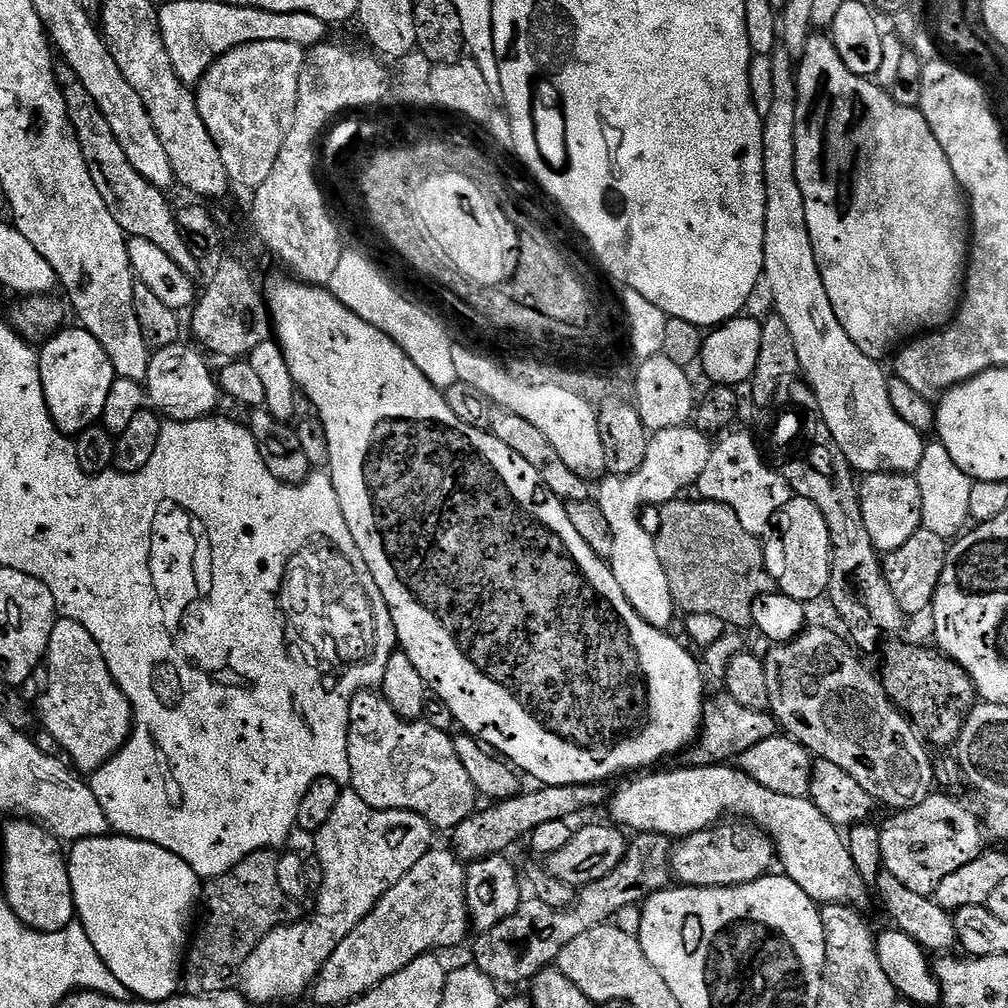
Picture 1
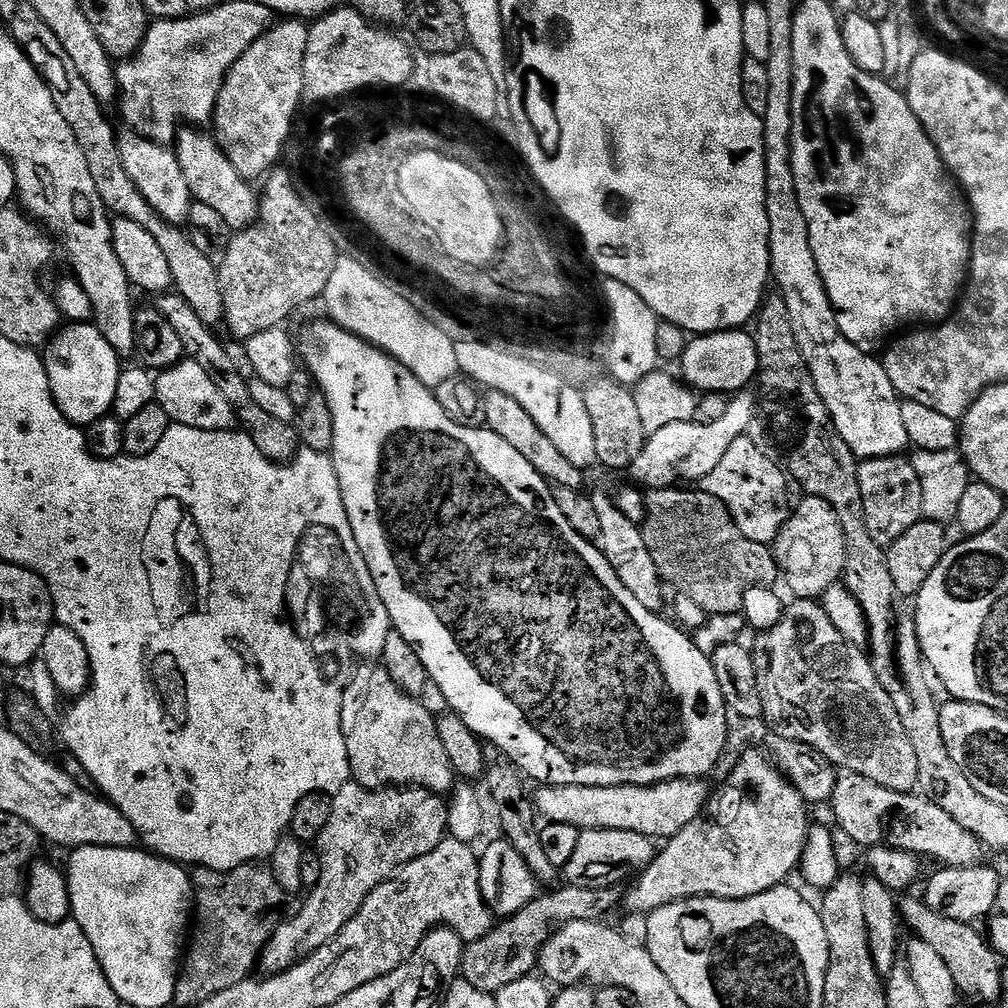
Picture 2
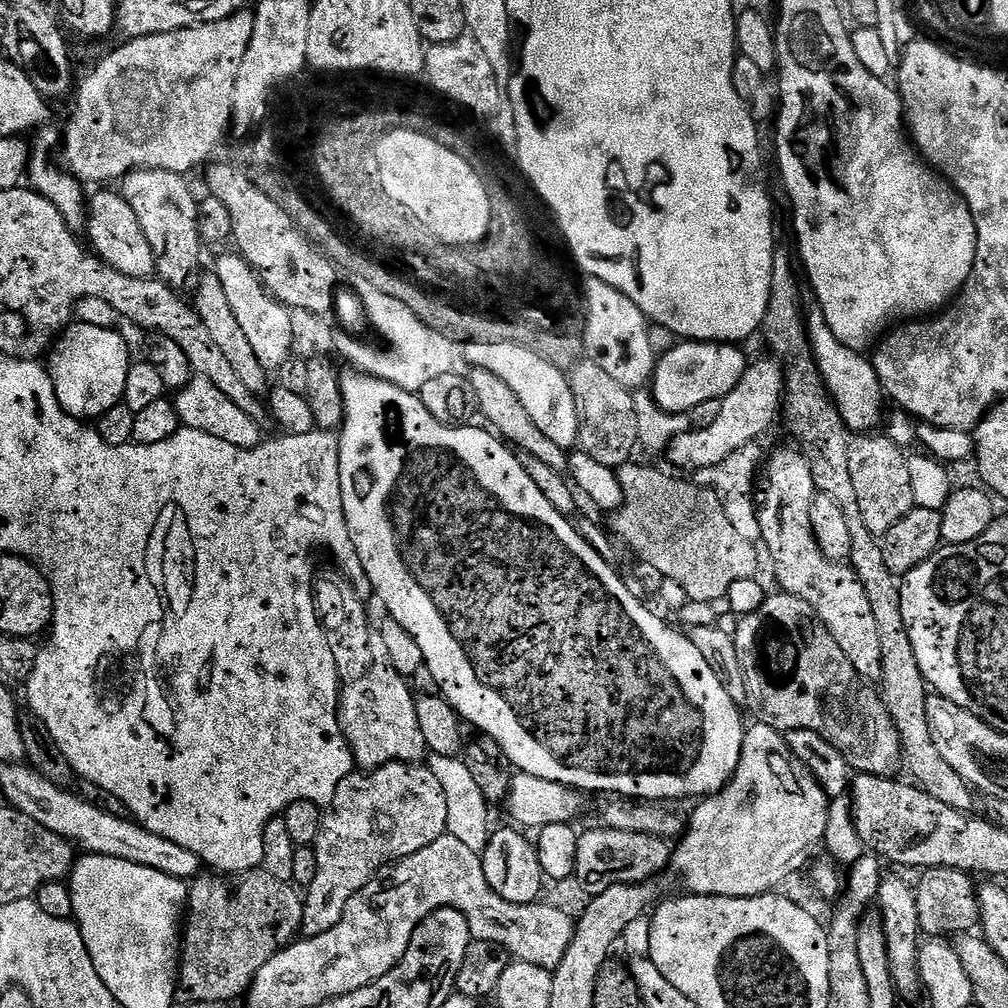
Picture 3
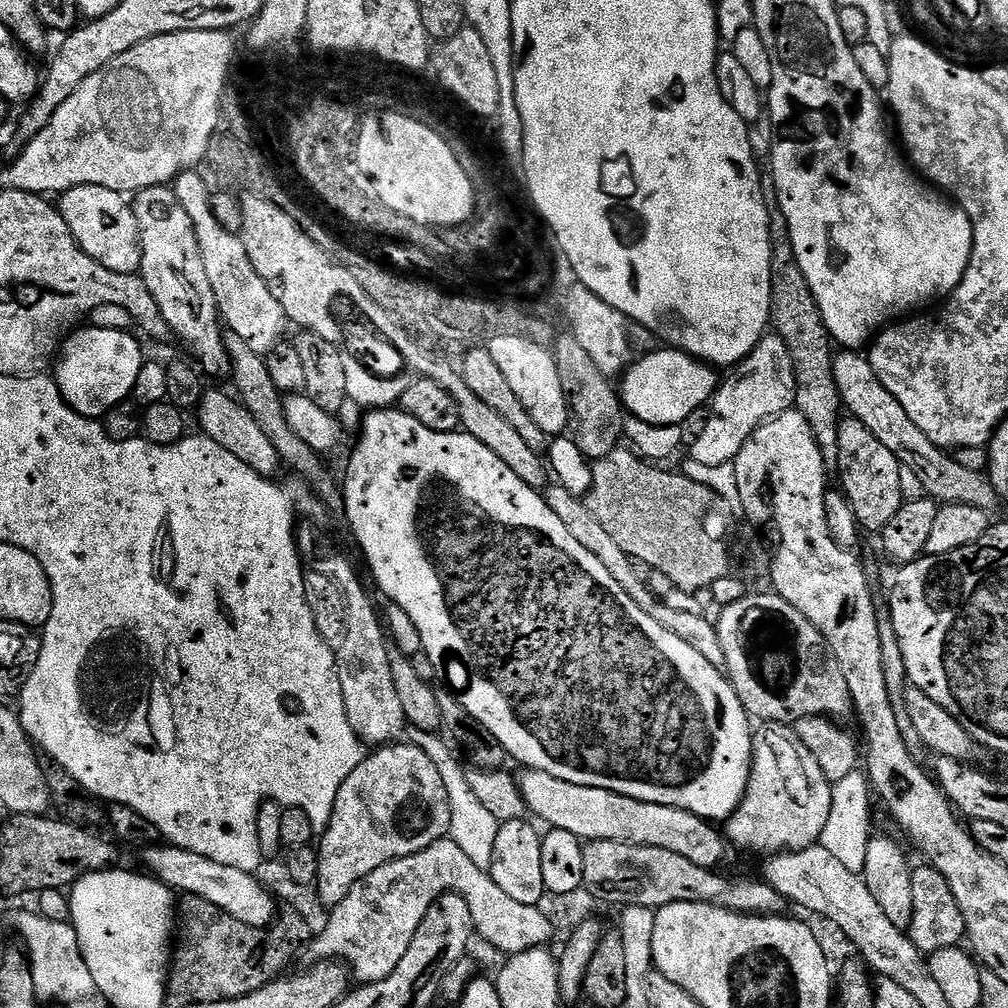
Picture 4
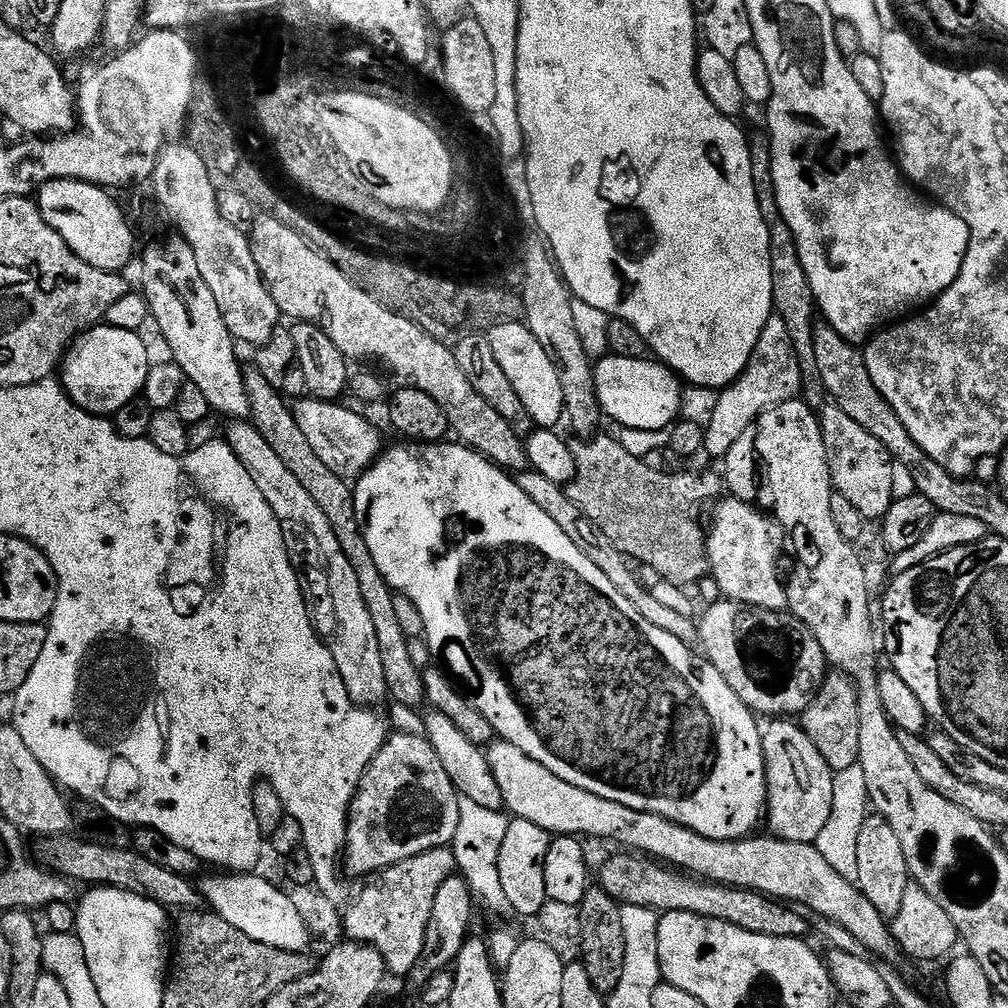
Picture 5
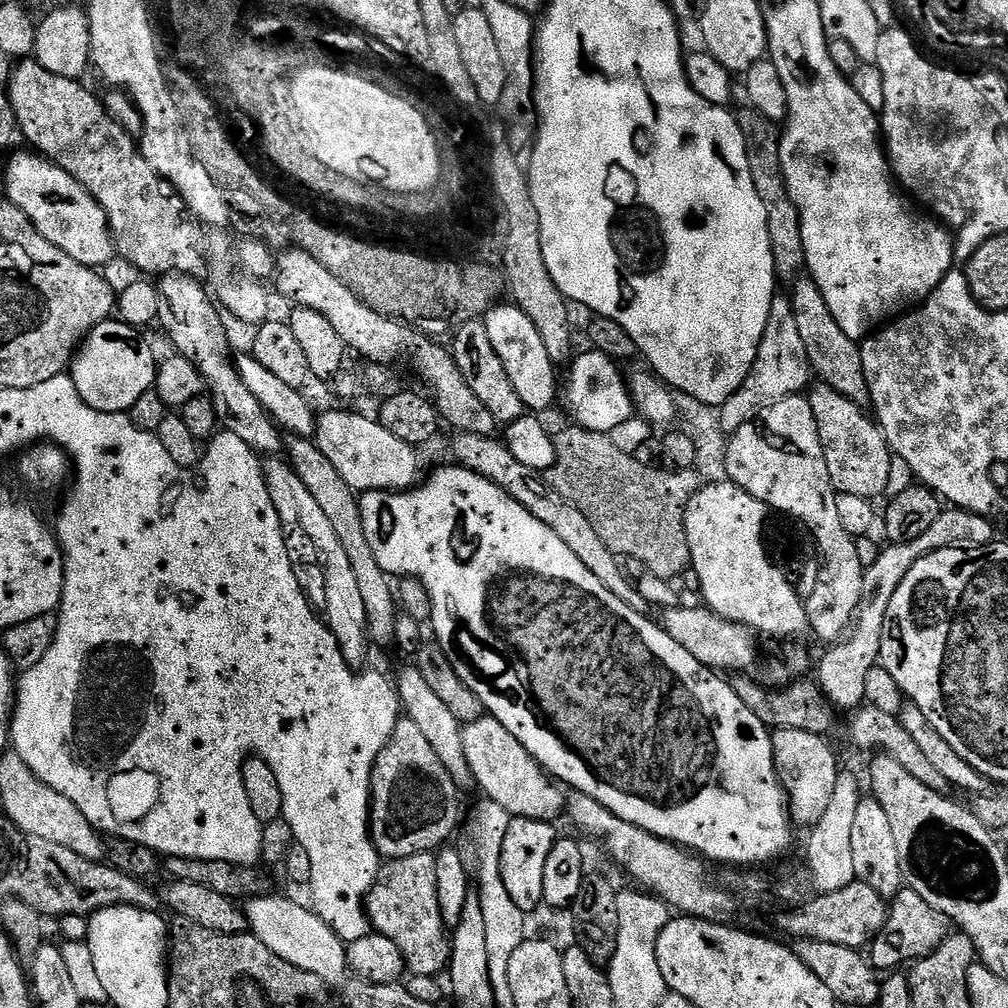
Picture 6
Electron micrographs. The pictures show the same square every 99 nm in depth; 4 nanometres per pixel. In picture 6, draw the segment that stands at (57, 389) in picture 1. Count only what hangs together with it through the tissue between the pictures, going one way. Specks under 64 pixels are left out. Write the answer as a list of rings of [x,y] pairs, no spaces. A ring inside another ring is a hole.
[[[109,318],[85,336],[84,343],[76,349],[70,365],[70,375],[82,402],[99,412],[127,413],[142,398],[142,394],[153,391],[156,382],[158,356],[152,353],[152,348],[143,340],[141,329],[132,328],[119,318]]]

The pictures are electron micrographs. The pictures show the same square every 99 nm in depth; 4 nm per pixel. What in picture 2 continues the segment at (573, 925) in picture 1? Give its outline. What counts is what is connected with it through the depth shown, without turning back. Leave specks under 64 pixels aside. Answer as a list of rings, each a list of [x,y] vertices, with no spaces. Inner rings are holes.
[[[569,884],[561,886],[547,891],[550,892],[548,894],[537,895],[518,914],[503,919],[484,937],[467,945],[461,956],[461,977],[475,989],[495,995],[503,986],[520,981],[537,969],[539,952],[554,927],[574,921],[601,921],[622,900],[621,891],[616,888],[580,888]]]

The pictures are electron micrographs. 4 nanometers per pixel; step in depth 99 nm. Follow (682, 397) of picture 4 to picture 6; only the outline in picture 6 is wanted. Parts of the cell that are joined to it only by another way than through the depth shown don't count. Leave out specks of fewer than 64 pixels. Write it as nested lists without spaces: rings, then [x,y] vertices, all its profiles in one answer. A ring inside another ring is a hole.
[[[587,350],[575,357],[567,369],[568,377],[562,380],[562,404],[568,407],[575,423],[591,432],[608,434],[616,426],[634,416],[632,396],[628,393],[625,373],[620,373],[621,365],[606,354]]]

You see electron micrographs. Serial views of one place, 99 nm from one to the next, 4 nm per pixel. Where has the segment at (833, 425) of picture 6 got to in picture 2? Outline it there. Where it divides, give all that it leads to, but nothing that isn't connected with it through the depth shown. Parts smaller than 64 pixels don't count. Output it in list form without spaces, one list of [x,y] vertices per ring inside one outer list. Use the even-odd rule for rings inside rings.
[[[899,455],[860,460],[858,486],[862,490],[862,510],[866,510],[866,530],[870,530],[870,538],[874,538],[880,548],[887,549],[888,545],[898,542],[910,526],[924,519],[922,482],[911,459]]]

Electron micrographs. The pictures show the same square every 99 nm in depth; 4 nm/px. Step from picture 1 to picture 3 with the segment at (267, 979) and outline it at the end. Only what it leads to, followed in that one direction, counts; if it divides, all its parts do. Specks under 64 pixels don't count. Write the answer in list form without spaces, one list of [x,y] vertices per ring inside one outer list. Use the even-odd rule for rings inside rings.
[[[420,762],[387,764],[348,776],[338,786],[330,807],[324,812],[324,825],[314,845],[318,872],[304,896],[305,937],[334,930],[350,898],[377,879],[383,864],[391,865],[418,854],[418,850],[447,833],[445,781],[424,766]]]

